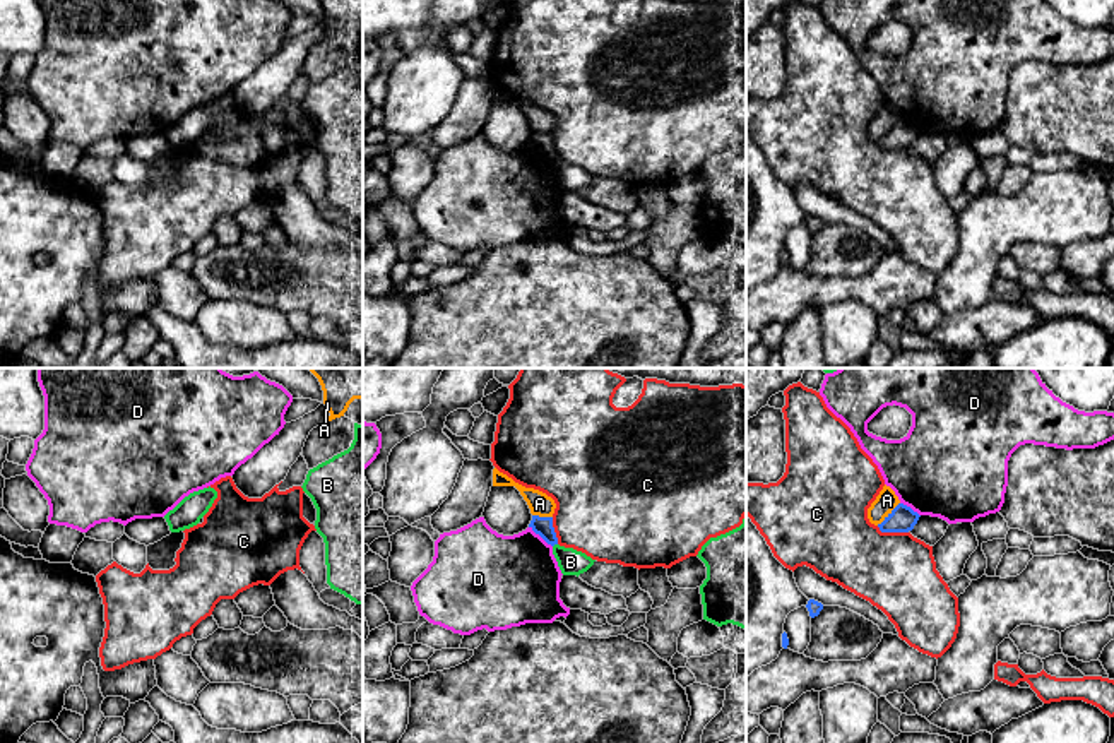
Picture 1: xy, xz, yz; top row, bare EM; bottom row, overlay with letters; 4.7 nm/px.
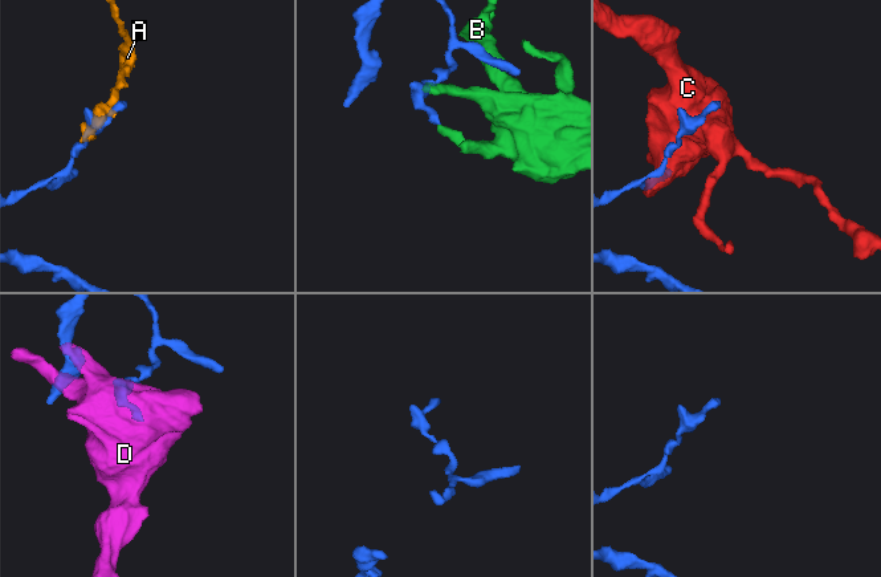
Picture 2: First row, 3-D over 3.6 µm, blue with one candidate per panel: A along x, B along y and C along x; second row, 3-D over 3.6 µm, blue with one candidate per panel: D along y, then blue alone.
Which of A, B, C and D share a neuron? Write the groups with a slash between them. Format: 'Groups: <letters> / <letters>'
Groups: A / B / C / D

